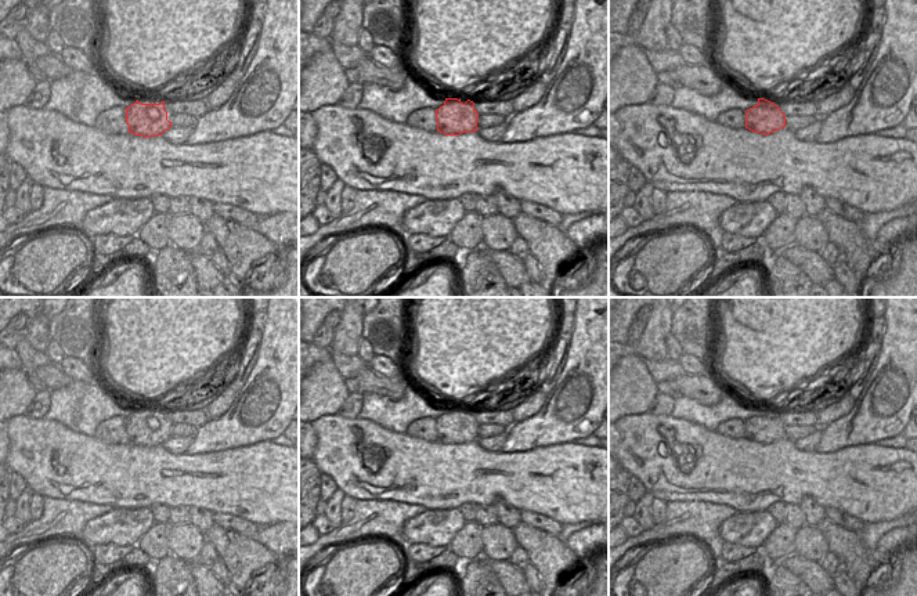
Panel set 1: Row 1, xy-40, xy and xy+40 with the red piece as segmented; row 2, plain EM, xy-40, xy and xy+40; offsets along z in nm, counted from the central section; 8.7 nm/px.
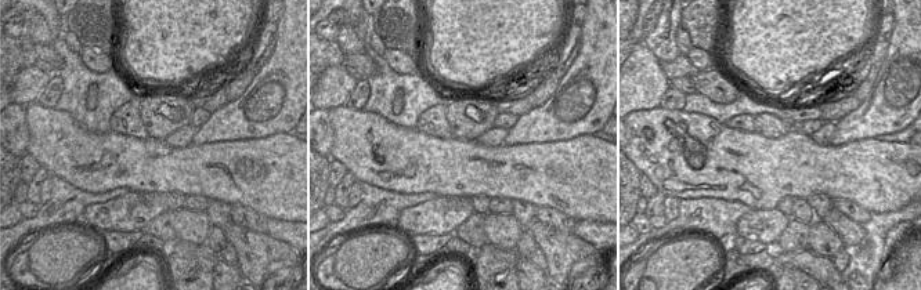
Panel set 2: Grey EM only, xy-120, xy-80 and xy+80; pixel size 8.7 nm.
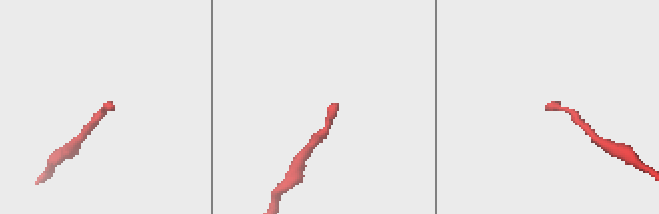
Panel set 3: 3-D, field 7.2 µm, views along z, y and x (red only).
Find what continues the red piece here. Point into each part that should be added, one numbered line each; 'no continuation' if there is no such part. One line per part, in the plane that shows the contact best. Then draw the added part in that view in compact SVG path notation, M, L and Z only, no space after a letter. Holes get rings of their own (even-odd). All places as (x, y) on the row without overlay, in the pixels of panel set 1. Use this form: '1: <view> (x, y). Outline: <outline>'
no continuation.

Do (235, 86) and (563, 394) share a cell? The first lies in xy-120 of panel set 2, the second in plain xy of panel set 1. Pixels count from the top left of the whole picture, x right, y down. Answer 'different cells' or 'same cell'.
different cells

